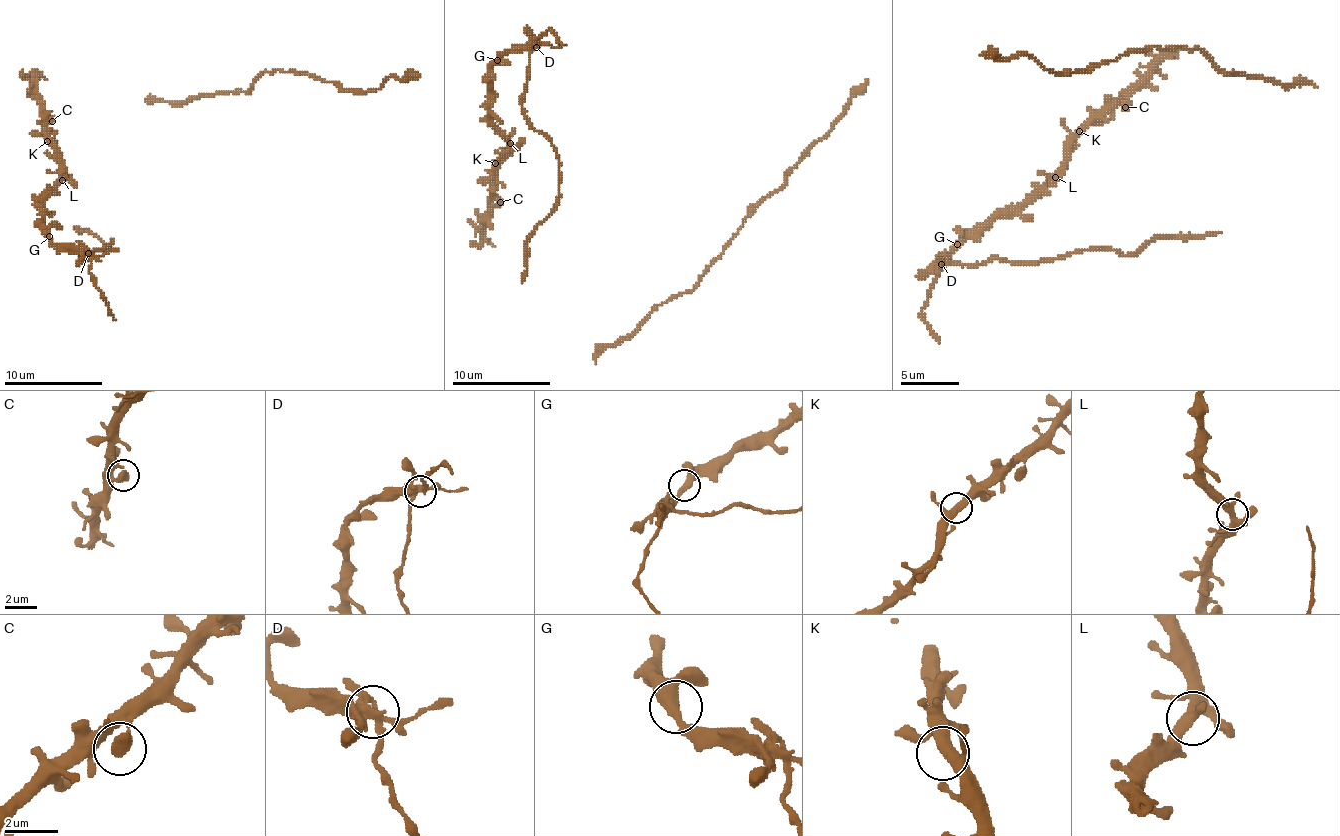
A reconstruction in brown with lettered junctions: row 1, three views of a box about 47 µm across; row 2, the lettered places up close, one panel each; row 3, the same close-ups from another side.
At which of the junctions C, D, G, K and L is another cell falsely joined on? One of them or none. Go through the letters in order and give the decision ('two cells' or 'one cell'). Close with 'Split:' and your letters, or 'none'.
C: one cell
D: two cells
G: one cell
K: one cell
L: one cell
Split: D

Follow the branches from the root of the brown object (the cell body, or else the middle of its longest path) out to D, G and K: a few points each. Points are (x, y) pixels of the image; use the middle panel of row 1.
D: (485, 239), (490, 175), (507, 155), (507, 136), (490, 118), (490, 67), (507, 52), (537, 47)
G: (485, 239), (490, 175), (507, 155), (507, 136), (490, 118), (490, 67), (497, 60)
K: (485, 239), (490, 170), (495, 163)

